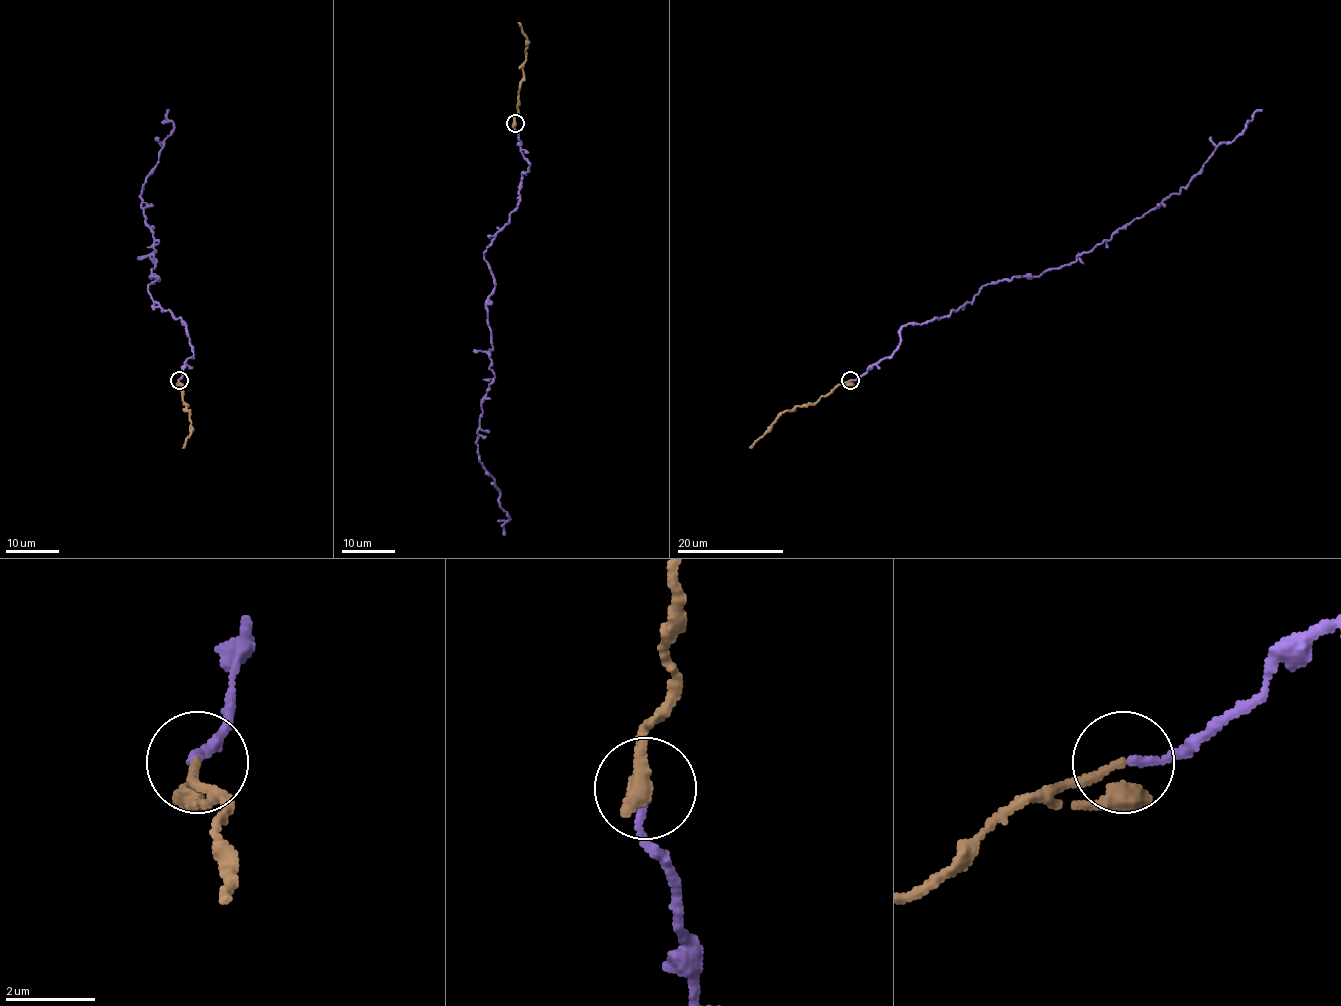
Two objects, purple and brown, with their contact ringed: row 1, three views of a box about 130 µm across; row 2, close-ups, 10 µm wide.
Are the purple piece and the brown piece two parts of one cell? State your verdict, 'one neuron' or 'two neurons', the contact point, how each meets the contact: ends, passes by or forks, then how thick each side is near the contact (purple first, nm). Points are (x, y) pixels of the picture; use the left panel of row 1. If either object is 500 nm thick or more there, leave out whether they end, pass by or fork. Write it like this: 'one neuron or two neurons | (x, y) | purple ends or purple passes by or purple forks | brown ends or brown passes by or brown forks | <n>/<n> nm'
one neuron | (179, 380) | purple ends | brown passes by | 190/130 nm

